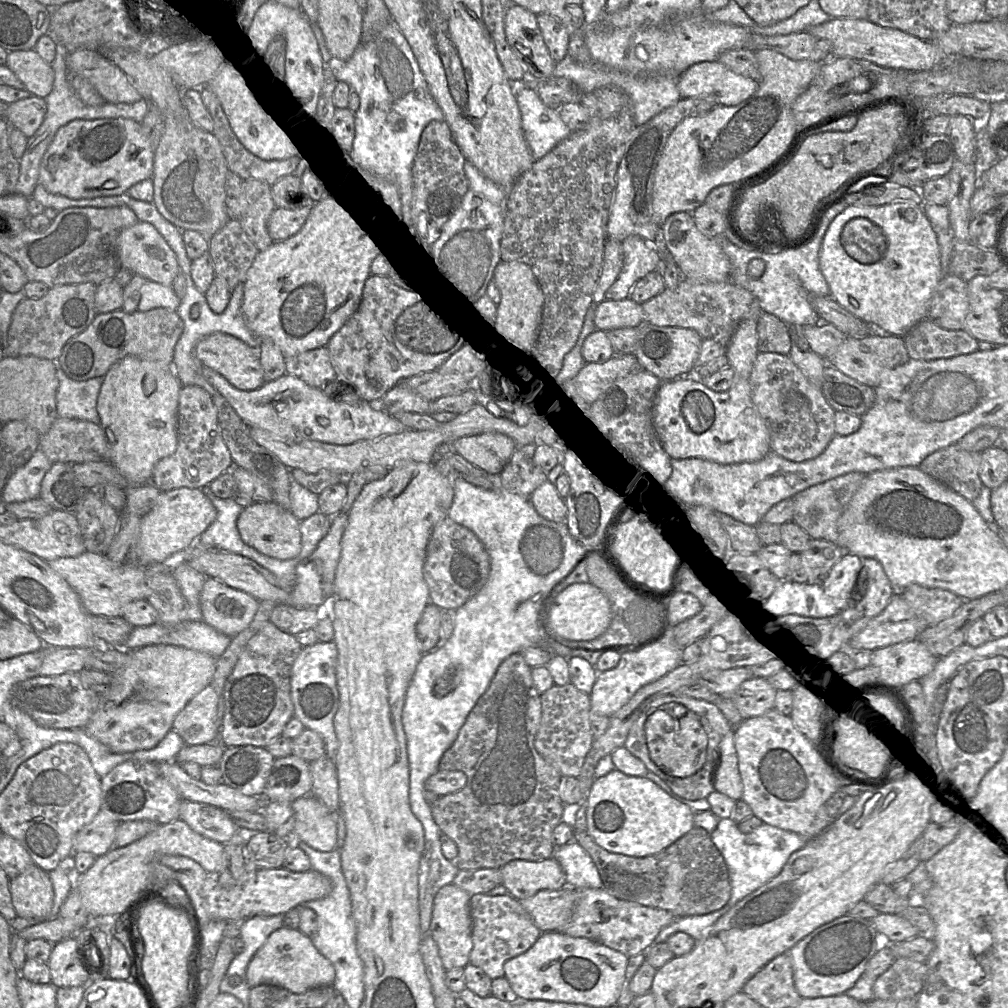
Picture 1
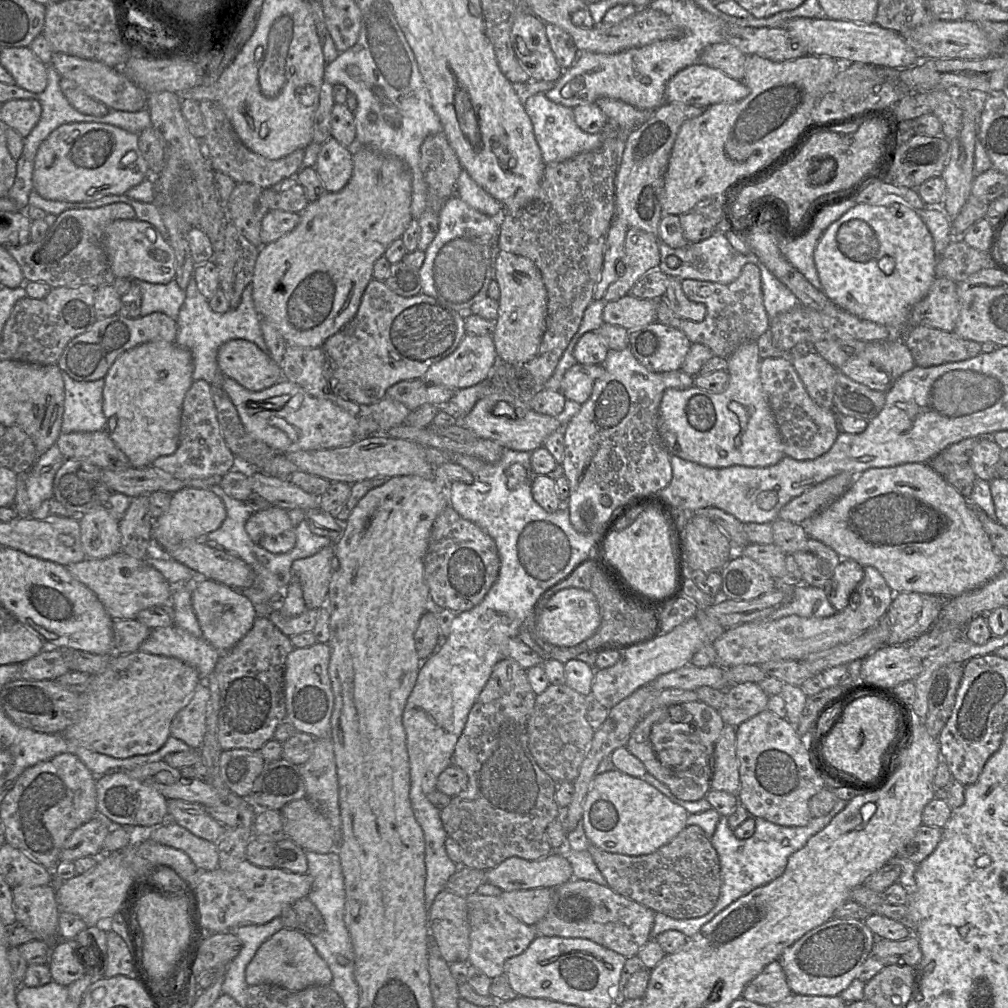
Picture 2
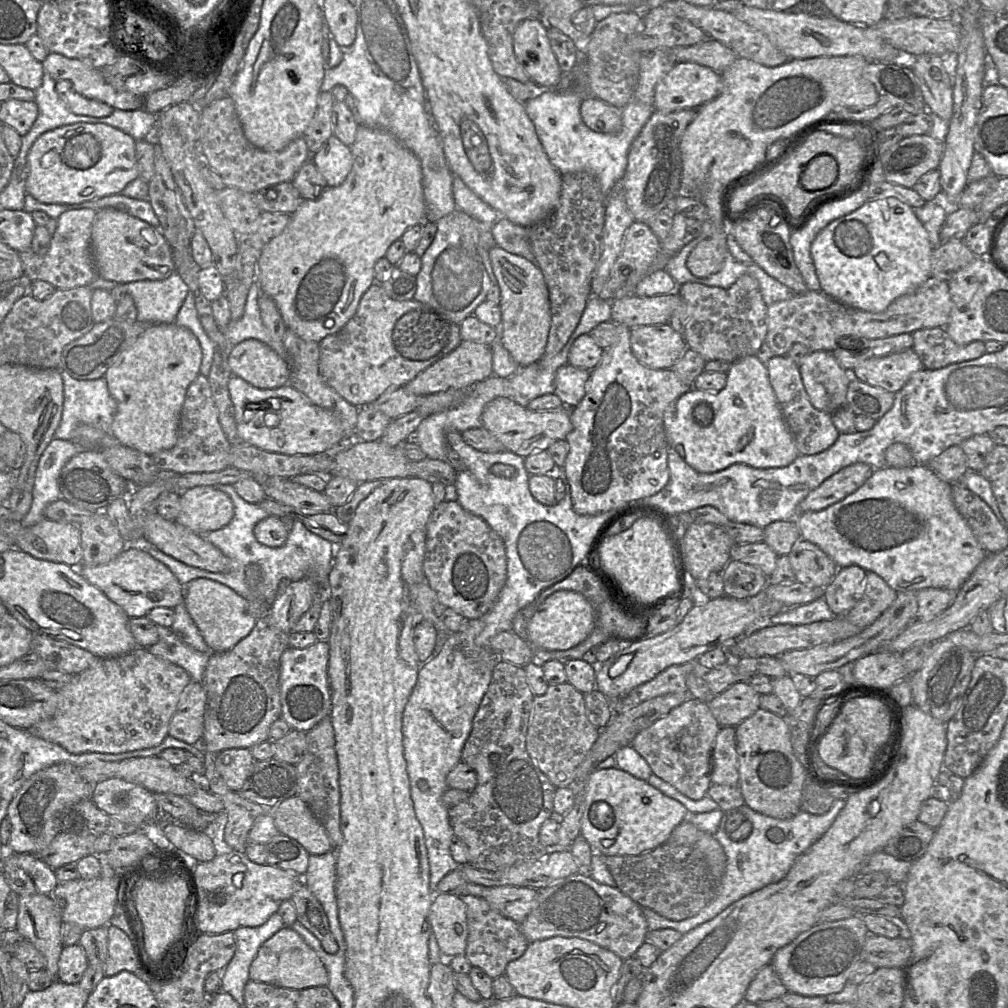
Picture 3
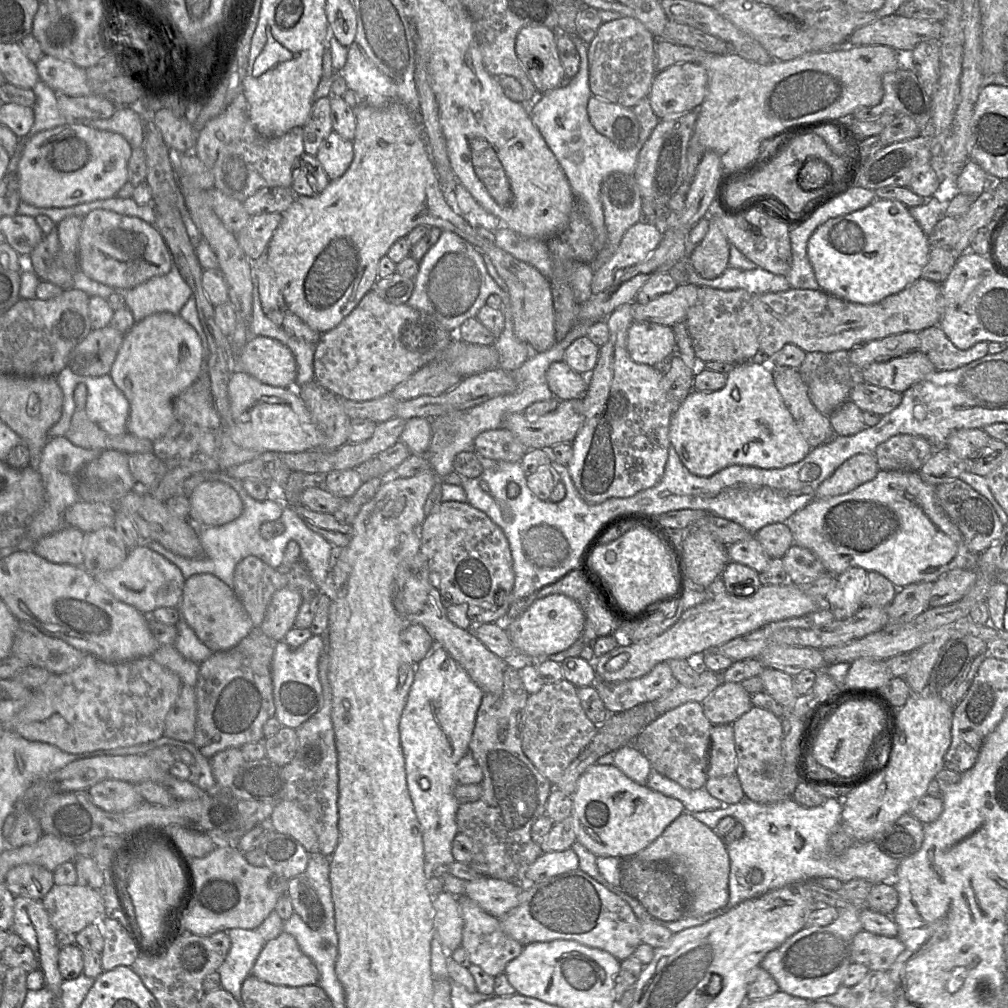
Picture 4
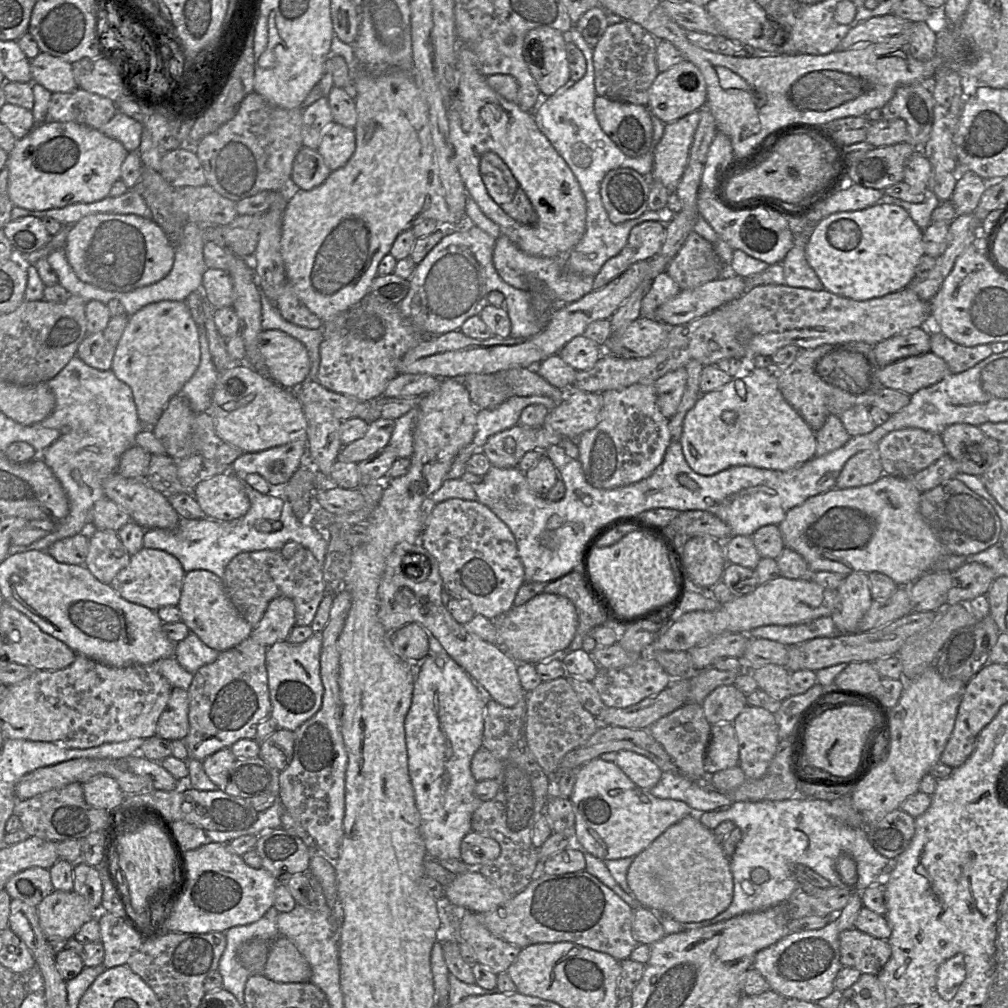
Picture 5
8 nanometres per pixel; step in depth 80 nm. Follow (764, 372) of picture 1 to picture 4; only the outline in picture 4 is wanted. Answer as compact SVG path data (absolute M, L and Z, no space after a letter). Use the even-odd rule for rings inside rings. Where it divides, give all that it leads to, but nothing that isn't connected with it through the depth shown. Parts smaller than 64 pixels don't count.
M774 362L772 363L771 368L775 386L782 396L783 401L790 411L797 427L810 447L812 449L819 447L832 439L835 434L831 425L830 417L817 410L815 405L812 403L809 397L808 386L798 369L778 366Z

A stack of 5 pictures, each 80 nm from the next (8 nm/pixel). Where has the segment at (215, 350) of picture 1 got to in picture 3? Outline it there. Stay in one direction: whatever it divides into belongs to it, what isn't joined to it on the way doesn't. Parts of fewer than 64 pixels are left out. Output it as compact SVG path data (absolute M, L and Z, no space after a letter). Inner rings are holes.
M246 339L234 345L228 363L233 375L260 389L289 383L289 359L257 339Z

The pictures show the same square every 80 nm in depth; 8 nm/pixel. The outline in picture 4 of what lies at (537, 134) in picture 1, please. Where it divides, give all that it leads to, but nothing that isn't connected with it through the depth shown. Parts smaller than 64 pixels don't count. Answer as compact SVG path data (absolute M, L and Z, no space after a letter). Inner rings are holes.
M578 34L571 36L571 39L579 53L579 71L561 86L542 93L541 98L533 106L529 106L529 113L533 123L562 167L576 200L587 208L587 215L594 231L595 249L599 253L606 245L608 238L601 200L602 182L613 172L634 174L640 149L660 119L653 111L649 99L644 98L632 108L640 124L640 135L635 146L630 149L620 148L611 139L600 134L592 125L587 112L587 104L592 96L589 87L588 45Z

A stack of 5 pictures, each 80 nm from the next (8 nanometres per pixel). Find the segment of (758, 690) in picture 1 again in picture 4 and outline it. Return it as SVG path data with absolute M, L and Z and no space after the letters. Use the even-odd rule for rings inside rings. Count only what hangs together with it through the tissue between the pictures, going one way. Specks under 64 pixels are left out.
M739 682L721 683L703 702L705 716L713 725L732 724L753 706L751 694Z

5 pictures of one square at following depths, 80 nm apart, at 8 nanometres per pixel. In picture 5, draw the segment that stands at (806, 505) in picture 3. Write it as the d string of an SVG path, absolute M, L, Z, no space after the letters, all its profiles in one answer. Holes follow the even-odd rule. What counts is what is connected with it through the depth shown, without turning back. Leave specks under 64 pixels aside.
M878 447L852 456L842 468L835 488L846 489L872 484L884 474Z

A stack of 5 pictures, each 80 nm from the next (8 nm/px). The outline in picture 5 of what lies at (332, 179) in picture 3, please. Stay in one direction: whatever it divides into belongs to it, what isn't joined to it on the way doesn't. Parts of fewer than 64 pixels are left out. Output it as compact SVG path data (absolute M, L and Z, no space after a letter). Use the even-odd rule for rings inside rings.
M332 122L322 137L318 152L331 171L344 166L353 155L356 147L354 128L347 128Z

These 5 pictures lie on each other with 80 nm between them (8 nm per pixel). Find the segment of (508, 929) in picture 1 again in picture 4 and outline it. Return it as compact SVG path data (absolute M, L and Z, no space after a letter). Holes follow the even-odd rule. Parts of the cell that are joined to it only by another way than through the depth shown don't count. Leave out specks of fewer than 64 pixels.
M459 896L459 905L463 919L462 944L467 951L471 964L479 966L493 978L504 973L507 964L517 958L524 946L510 938L501 928L499 919L485 912L467 896Z

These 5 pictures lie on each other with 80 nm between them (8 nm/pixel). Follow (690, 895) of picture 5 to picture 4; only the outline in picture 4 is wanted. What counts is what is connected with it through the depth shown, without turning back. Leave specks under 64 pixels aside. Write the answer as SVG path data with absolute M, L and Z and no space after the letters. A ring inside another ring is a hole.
M689 812L682 813L655 841L634 857L643 862L665 864L683 879L689 897L686 915L700 917L728 903L730 860L723 837Z

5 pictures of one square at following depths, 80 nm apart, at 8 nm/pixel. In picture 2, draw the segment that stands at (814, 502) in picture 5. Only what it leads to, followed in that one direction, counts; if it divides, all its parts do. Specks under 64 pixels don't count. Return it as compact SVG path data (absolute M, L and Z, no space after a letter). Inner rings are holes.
M908 463L894 467L866 470L856 476L850 488L840 498L807 519L803 525L810 538L829 546L842 559L852 559L863 567L872 566L876 568L894 593L920 593L942 598L952 598L980 588L997 577L1003 568L1003 558L995 552L989 536L984 531L982 524L974 512L973 505L941 475L935 472L929 463Z

